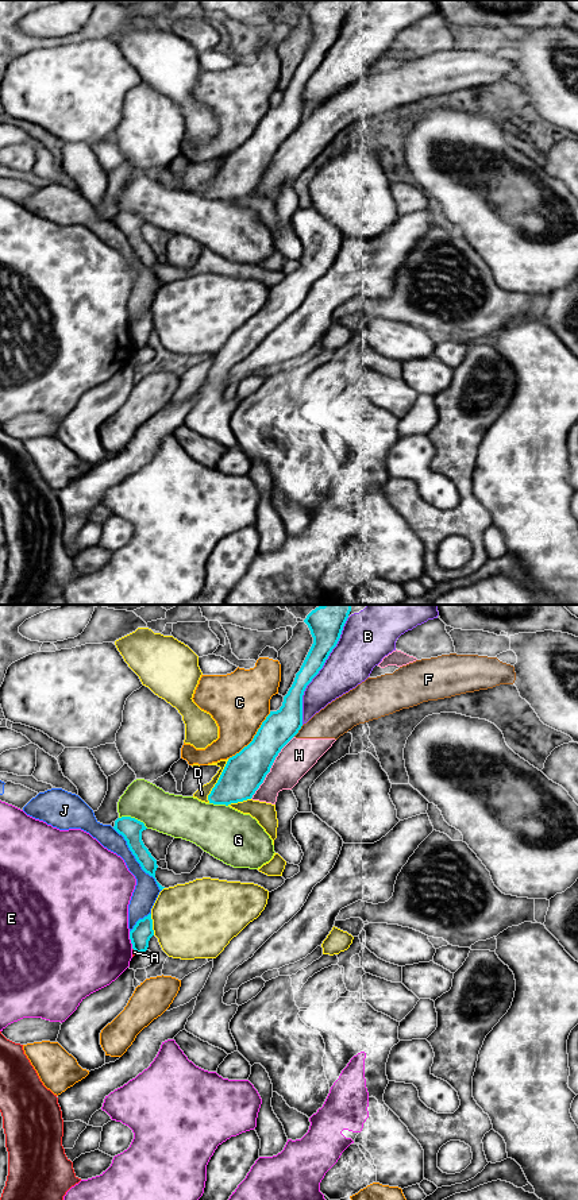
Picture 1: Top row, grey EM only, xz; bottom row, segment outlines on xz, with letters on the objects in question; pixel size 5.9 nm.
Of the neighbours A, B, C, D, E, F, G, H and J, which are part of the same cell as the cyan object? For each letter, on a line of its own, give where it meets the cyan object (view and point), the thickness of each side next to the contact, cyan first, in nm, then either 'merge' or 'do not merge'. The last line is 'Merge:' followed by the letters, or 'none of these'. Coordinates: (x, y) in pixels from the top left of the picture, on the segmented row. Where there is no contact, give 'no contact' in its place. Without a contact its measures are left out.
A: xz (135, 950) | 120/20 nm | do not merge
B: xz (319, 670) | 190/260 nm | do not merge
C: xz (254, 737) | 240/360 nm | do not merge
D: xz (218, 780) | 240/70 nm | do not merge
E: xz (130, 938) | 120/500 nm | do not merge
F: xz (299, 729) | 200/200 nm | do not merge
G: xz (134, 818) | 130/240 nm | do not merge
H: xz (270, 767) | 240/200 nm | do not merge
J: xz (135, 857) | 130/150 nm | do not merge
Merge: none of these

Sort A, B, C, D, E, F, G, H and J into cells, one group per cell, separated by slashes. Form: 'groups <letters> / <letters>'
groups A J / B / C / D / E / F H / G

